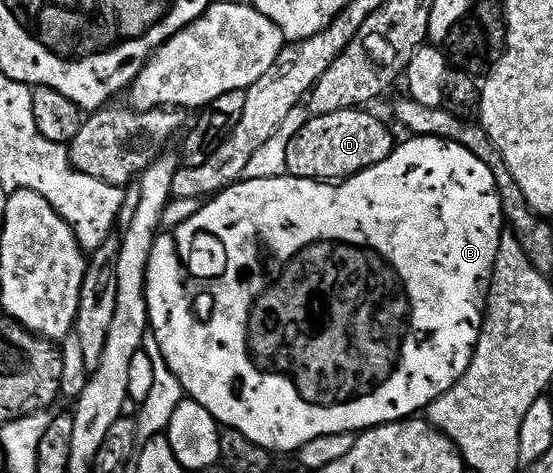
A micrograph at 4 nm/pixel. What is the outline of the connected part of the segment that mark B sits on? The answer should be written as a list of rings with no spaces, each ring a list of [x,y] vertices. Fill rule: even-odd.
[[[412,136],[407,140],[409,142],[401,141],[392,151],[392,155],[386,160],[382,160],[382,164],[374,164],[370,168],[358,172],[352,178],[337,182],[318,182],[315,178],[294,178],[291,176],[267,178],[266,180],[244,178],[207,199],[201,205],[200,211],[194,216],[190,216],[190,220],[186,220],[186,224],[182,224],[174,231],[161,233],[157,237],[154,248],[150,252],[150,264],[146,268],[146,304],[148,305],[150,333],[158,340],[158,348],[162,348],[162,356],[166,356],[166,364],[170,368],[170,372],[174,372],[174,376],[178,376],[185,395],[191,401],[202,404],[202,408],[206,408],[206,412],[210,412],[210,416],[214,416],[214,420],[219,422],[221,427],[242,432],[242,436],[246,436],[246,440],[254,440],[254,444],[258,444],[263,450],[269,452],[298,452],[303,446],[310,444],[310,440],[318,440],[318,436],[330,436],[334,432],[356,434],[371,430],[373,426],[384,426],[388,422],[403,422],[419,415],[421,412],[427,411],[428,405],[434,400],[438,400],[438,396],[450,392],[450,388],[454,388],[454,384],[458,384],[458,380],[466,372],[466,368],[470,368],[470,360],[474,356],[476,345],[480,343],[480,326],[484,323],[483,309],[486,305],[486,294],[482,286],[480,290],[480,282],[488,284],[492,280],[492,269],[498,256],[500,236],[506,230],[504,205],[500,202],[500,194],[496,191],[496,181],[490,168],[486,168],[486,164],[482,164],[482,160],[478,160],[478,156],[474,156],[474,152],[470,152],[453,142],[448,142],[444,138]]]

